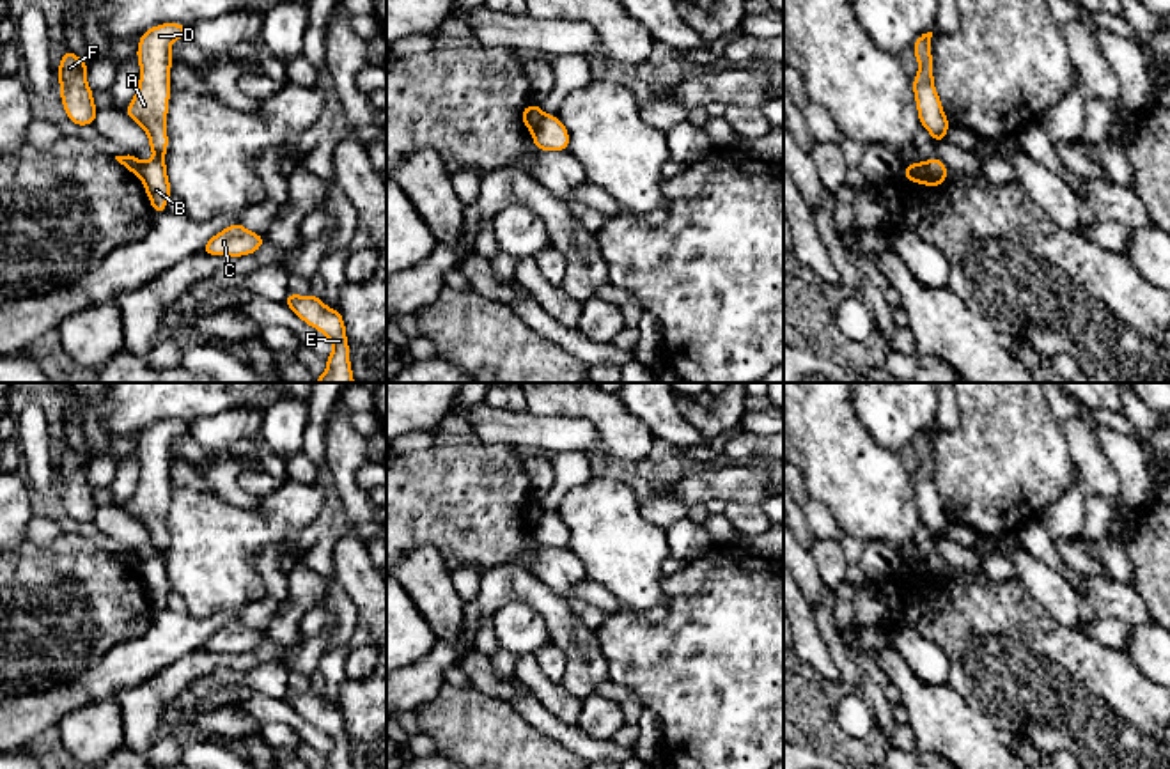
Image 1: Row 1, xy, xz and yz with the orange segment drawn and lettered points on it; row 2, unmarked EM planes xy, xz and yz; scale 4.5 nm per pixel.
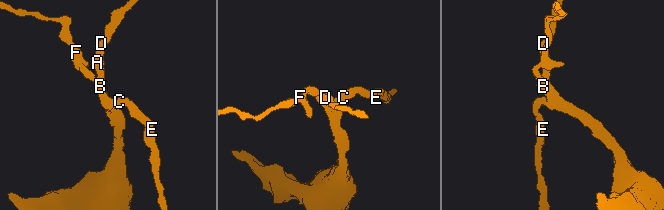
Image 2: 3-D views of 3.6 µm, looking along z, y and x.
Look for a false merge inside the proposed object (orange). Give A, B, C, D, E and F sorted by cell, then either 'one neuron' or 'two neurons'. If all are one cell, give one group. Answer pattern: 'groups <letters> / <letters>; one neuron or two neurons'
groups A B C D E / F; two neurons

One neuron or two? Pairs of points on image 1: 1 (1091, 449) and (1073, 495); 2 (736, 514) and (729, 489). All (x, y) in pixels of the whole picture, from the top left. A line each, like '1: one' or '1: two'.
1: one
2: two

